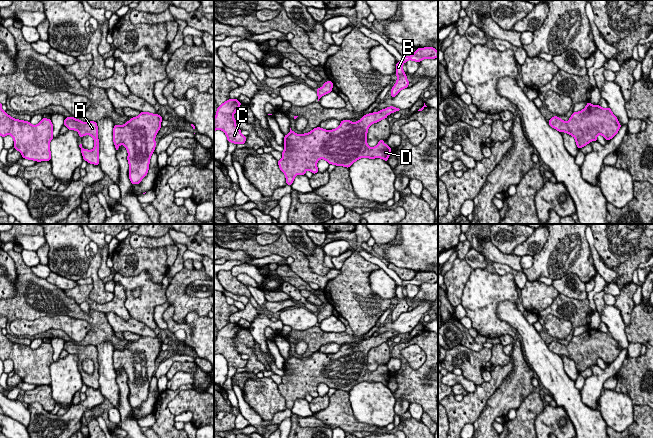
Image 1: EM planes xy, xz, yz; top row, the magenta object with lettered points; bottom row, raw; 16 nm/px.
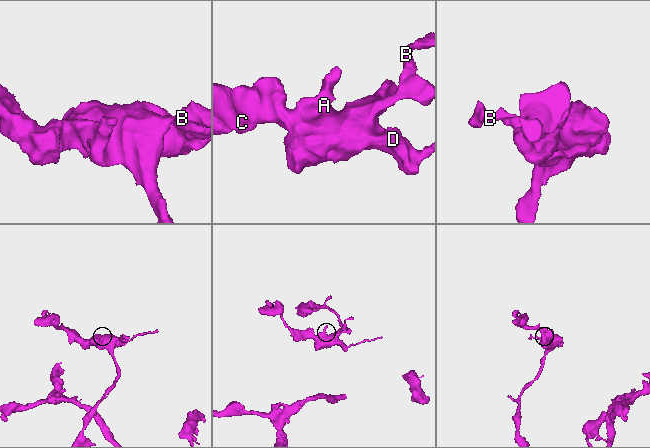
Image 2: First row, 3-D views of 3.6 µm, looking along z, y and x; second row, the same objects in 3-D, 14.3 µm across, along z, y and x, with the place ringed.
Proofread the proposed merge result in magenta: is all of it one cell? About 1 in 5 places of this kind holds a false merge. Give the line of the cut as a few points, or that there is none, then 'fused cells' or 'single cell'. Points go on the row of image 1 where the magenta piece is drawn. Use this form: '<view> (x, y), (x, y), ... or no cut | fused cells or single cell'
no cut | single cell

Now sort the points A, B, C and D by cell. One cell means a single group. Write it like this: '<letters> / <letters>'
A B C D

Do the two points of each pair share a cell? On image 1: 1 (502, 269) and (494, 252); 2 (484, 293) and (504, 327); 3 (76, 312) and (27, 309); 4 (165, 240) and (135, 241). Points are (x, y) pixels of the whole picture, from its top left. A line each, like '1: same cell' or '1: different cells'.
1: different cells
2: same cell
3: same cell
4: same cell

